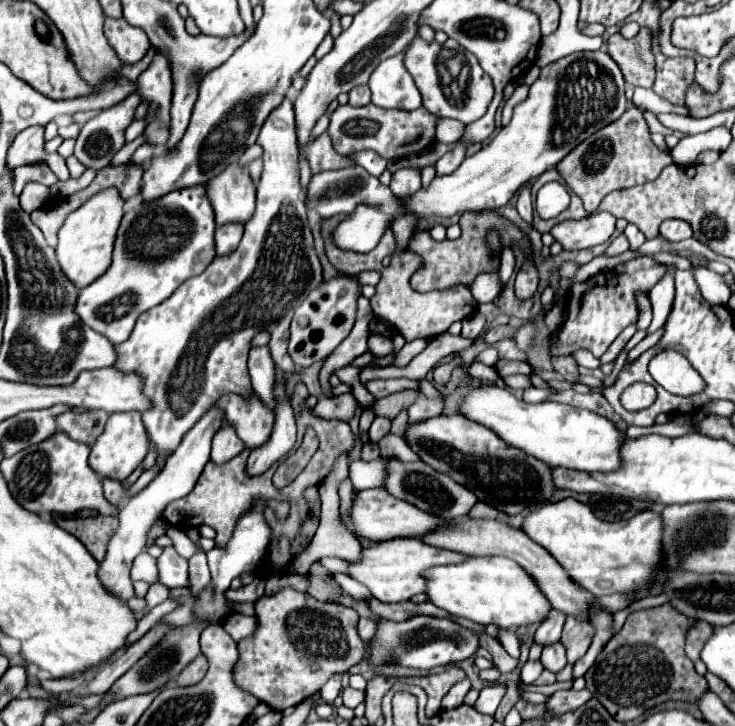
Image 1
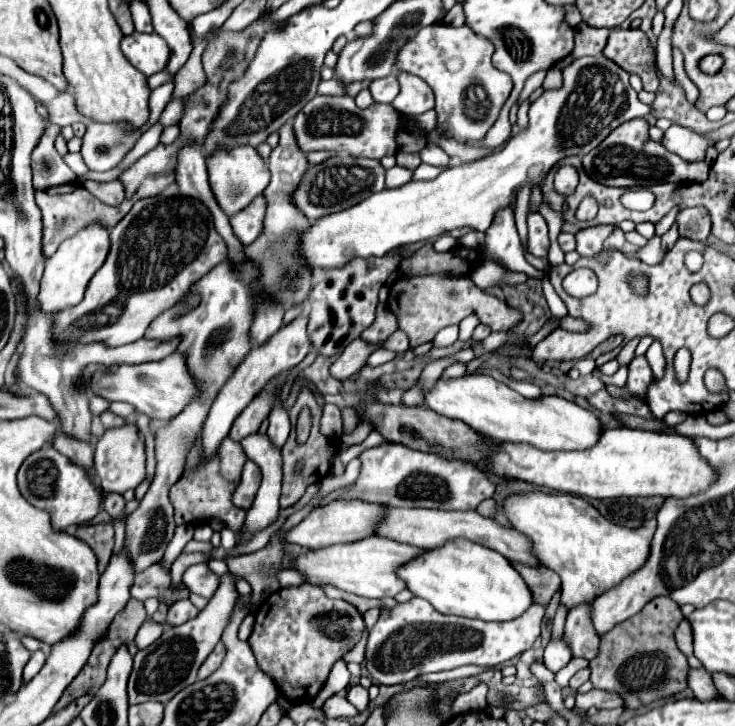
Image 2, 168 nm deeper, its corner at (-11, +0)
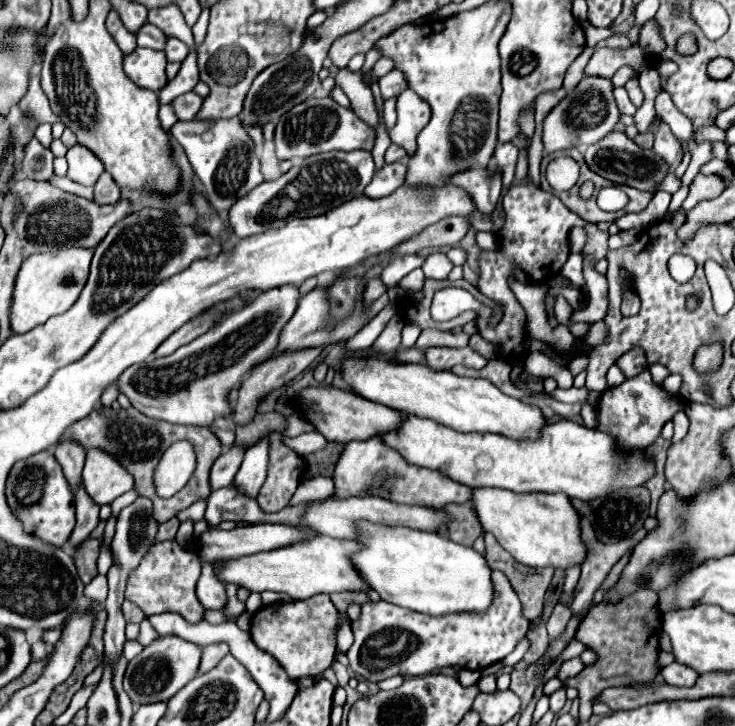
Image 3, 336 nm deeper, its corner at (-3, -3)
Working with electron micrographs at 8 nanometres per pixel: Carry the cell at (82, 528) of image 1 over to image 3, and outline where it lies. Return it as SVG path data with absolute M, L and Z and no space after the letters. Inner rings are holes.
M86 539L76 551L74 551L74 561L76 561L76 567L78 567L78 575L82 579L84 585L88 585L96 575L96 559L98 559L98 553L100 553L100 543L96 539Z

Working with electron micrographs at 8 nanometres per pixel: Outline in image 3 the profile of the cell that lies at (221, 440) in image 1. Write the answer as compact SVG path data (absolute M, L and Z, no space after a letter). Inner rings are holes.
M312 347L312 349L300 349L300 351L282 351L282 353L278 353L276 357L272 357L272 359L268 359L268 361L260 363L258 367L254 367L254 369L250 371L250 375L244 379L242 387L238 389L238 399L236 399L234 415L230 417L232 423L242 425L242 423L252 421L252 417L256 415L256 407L258 407L258 403L262 401L262 397L264 397L268 391L278 389L280 385L284 385L284 383L288 383L290 379L294 379L294 377L296 377L298 373L302 373L304 369L308 369L308 367L314 363L314 359L322 353L322 349L324 349L324 347Z

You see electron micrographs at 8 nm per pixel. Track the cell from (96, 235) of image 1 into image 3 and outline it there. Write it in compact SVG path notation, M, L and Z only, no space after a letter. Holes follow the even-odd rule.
M68 247L56 253L40 253L26 257L14 281L10 313L12 333L28 333L44 321L48 321L50 317L66 313L76 303L86 285L92 253L92 249Z

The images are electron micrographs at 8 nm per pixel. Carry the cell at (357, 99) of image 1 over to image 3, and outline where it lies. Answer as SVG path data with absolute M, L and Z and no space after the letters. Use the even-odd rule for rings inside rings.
M392 69L388 75L380 77L378 83L380 83L380 91L382 91L384 99L396 97L408 87L408 81L404 81L404 73L400 73L398 69Z

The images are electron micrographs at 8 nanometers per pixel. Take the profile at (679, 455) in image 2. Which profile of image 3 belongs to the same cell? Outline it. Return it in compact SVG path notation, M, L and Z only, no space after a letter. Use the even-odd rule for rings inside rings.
M404 415L402 427L396 431L388 431L380 435L382 443L390 449L398 449L398 453L410 463L428 469L436 469L454 481L468 485L468 487L502 487L516 493L566 493L570 499L592 501L596 497L614 493L618 489L632 489L644 485L654 475L654 461L648 461L646 453L618 453L614 439L602 431L588 429L580 423L560 419L556 423L548 423L540 429L538 439L512 439L498 433L460 433L450 427L444 427L432 419Z

